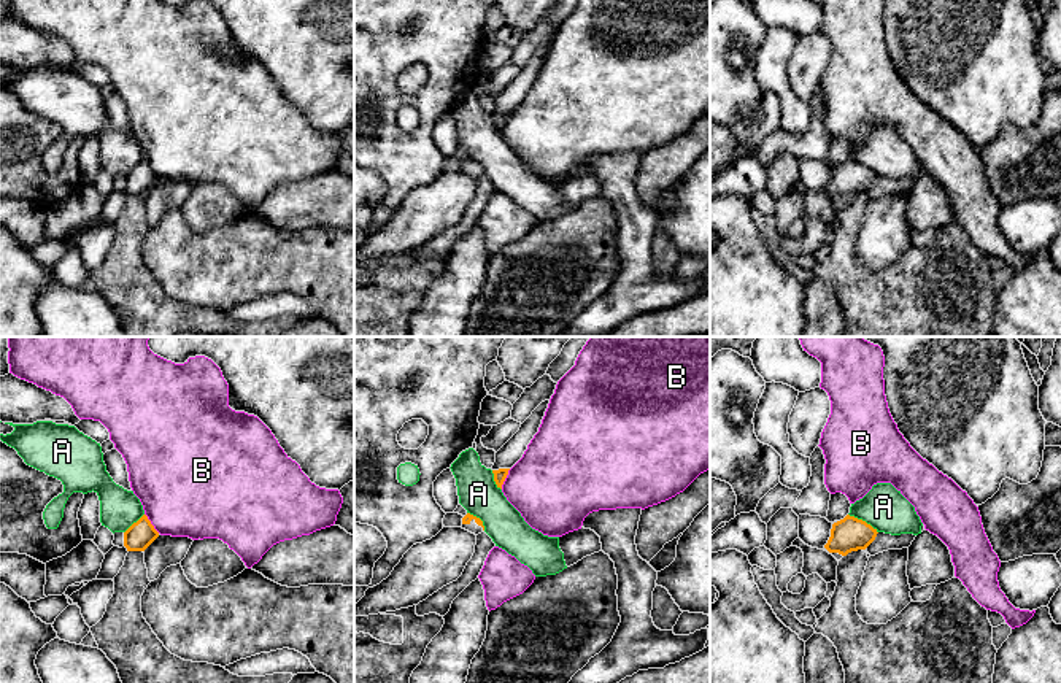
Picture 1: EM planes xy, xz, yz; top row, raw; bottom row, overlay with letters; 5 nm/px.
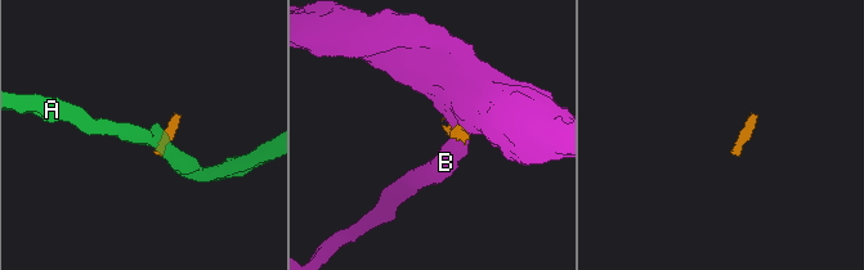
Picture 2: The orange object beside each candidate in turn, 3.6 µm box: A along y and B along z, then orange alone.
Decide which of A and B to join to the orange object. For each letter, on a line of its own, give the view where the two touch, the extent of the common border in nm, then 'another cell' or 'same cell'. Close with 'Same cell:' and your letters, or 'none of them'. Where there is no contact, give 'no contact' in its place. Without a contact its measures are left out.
A: meets orange in yz; contact 180 nm long; another cell
B: meets orange in xz; contact 120 nm long; another cell
Same cell: none of them

